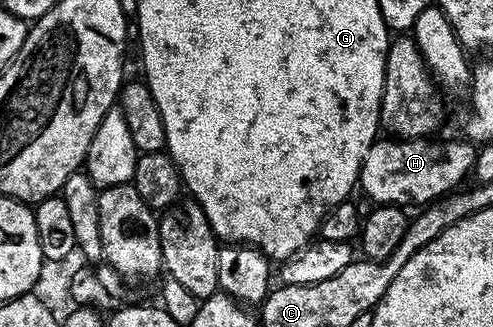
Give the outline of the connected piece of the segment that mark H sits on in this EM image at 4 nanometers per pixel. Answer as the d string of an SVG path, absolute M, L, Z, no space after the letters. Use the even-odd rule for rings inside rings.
M387 137L391 139L376 138L371 144L369 153L365 153L365 161L359 170L358 186L375 205L394 203L397 207L410 208L410 203L426 205L442 199L443 196L451 194L460 186L463 178L470 176L475 170L475 157L477 154L476 144L466 138L447 139L442 143L439 137L424 137L421 139L405 139L402 137Z

